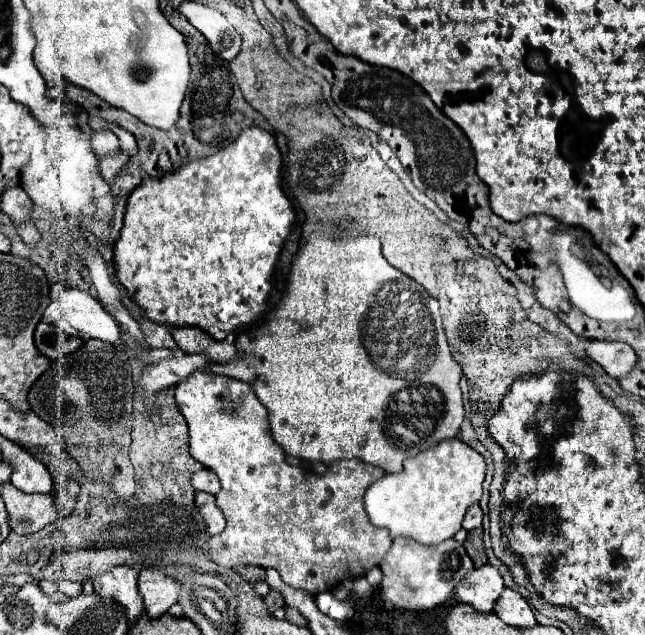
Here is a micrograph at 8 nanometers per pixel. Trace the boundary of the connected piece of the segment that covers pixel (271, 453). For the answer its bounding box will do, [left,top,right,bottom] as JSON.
[176,370,392,596]

